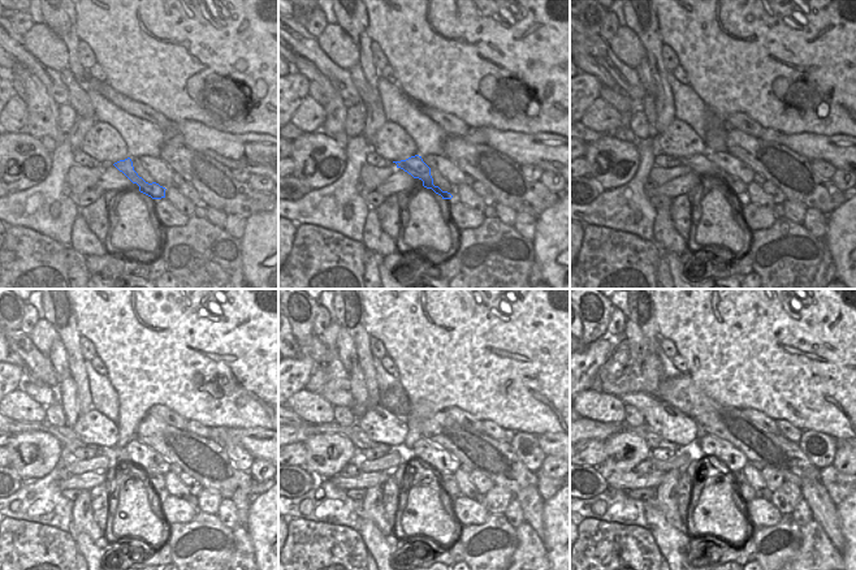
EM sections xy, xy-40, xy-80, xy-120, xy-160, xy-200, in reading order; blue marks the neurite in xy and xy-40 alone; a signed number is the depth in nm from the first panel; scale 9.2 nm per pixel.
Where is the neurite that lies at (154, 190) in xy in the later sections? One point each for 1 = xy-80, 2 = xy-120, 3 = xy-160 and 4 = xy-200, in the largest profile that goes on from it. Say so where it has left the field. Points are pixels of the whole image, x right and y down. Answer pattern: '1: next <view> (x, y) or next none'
1: next xy-80 (701, 164)
2: next xy-120 (66, 436)
3: next xy-160 (354, 434)
4: next xy-200 (644, 431)

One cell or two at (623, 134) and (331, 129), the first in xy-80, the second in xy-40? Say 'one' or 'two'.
two

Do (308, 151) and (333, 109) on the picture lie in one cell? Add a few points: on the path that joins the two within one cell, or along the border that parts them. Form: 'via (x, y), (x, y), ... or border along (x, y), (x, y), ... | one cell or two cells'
border along (319, 130), (328, 135) | two cells

